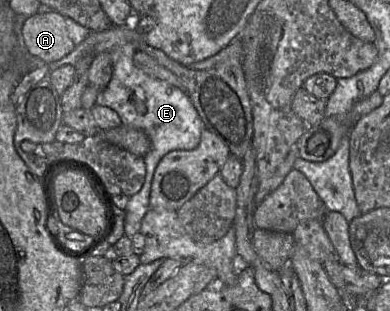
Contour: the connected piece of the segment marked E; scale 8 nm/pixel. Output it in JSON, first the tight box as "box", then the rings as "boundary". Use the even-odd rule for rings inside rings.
{"box":[61,18,206,237],"boundary":[[[66,18],[67,32],[70,39],[76,45],[75,49],[61,59],[61,66],[65,64],[74,65],[77,61],[86,55],[96,56],[103,52],[109,53],[112,60],[113,74],[108,85],[102,90],[98,96],[97,103],[99,105],[107,106],[118,113],[121,118],[122,124],[125,126],[137,128],[143,130],[151,140],[151,149],[144,156],[144,162],[146,165],[146,176],[144,184],[141,190],[132,195],[129,199],[129,202],[125,208],[125,225],[124,233],[128,237],[134,236],[137,232],[140,231],[142,220],[145,214],[148,212],[150,207],[150,194],[152,180],[156,167],[158,166],[161,159],[169,152],[173,150],[193,150],[195,149],[201,139],[201,133],[206,128],[204,122],[202,121],[198,111],[196,110],[191,98],[189,95],[179,89],[178,87],[163,81],[157,78],[151,77],[146,74],[141,69],[135,67],[133,63],[133,55],[135,52],[135,46],[129,44],[125,37],[126,28],[129,28],[129,25],[124,26],[113,26],[108,30],[102,32],[91,32],[89,29],[83,27],[72,19]],[[149,96],[149,98],[144,99],[143,109],[139,109],[139,106],[136,106],[136,97],[144,99],[144,97]]]}

